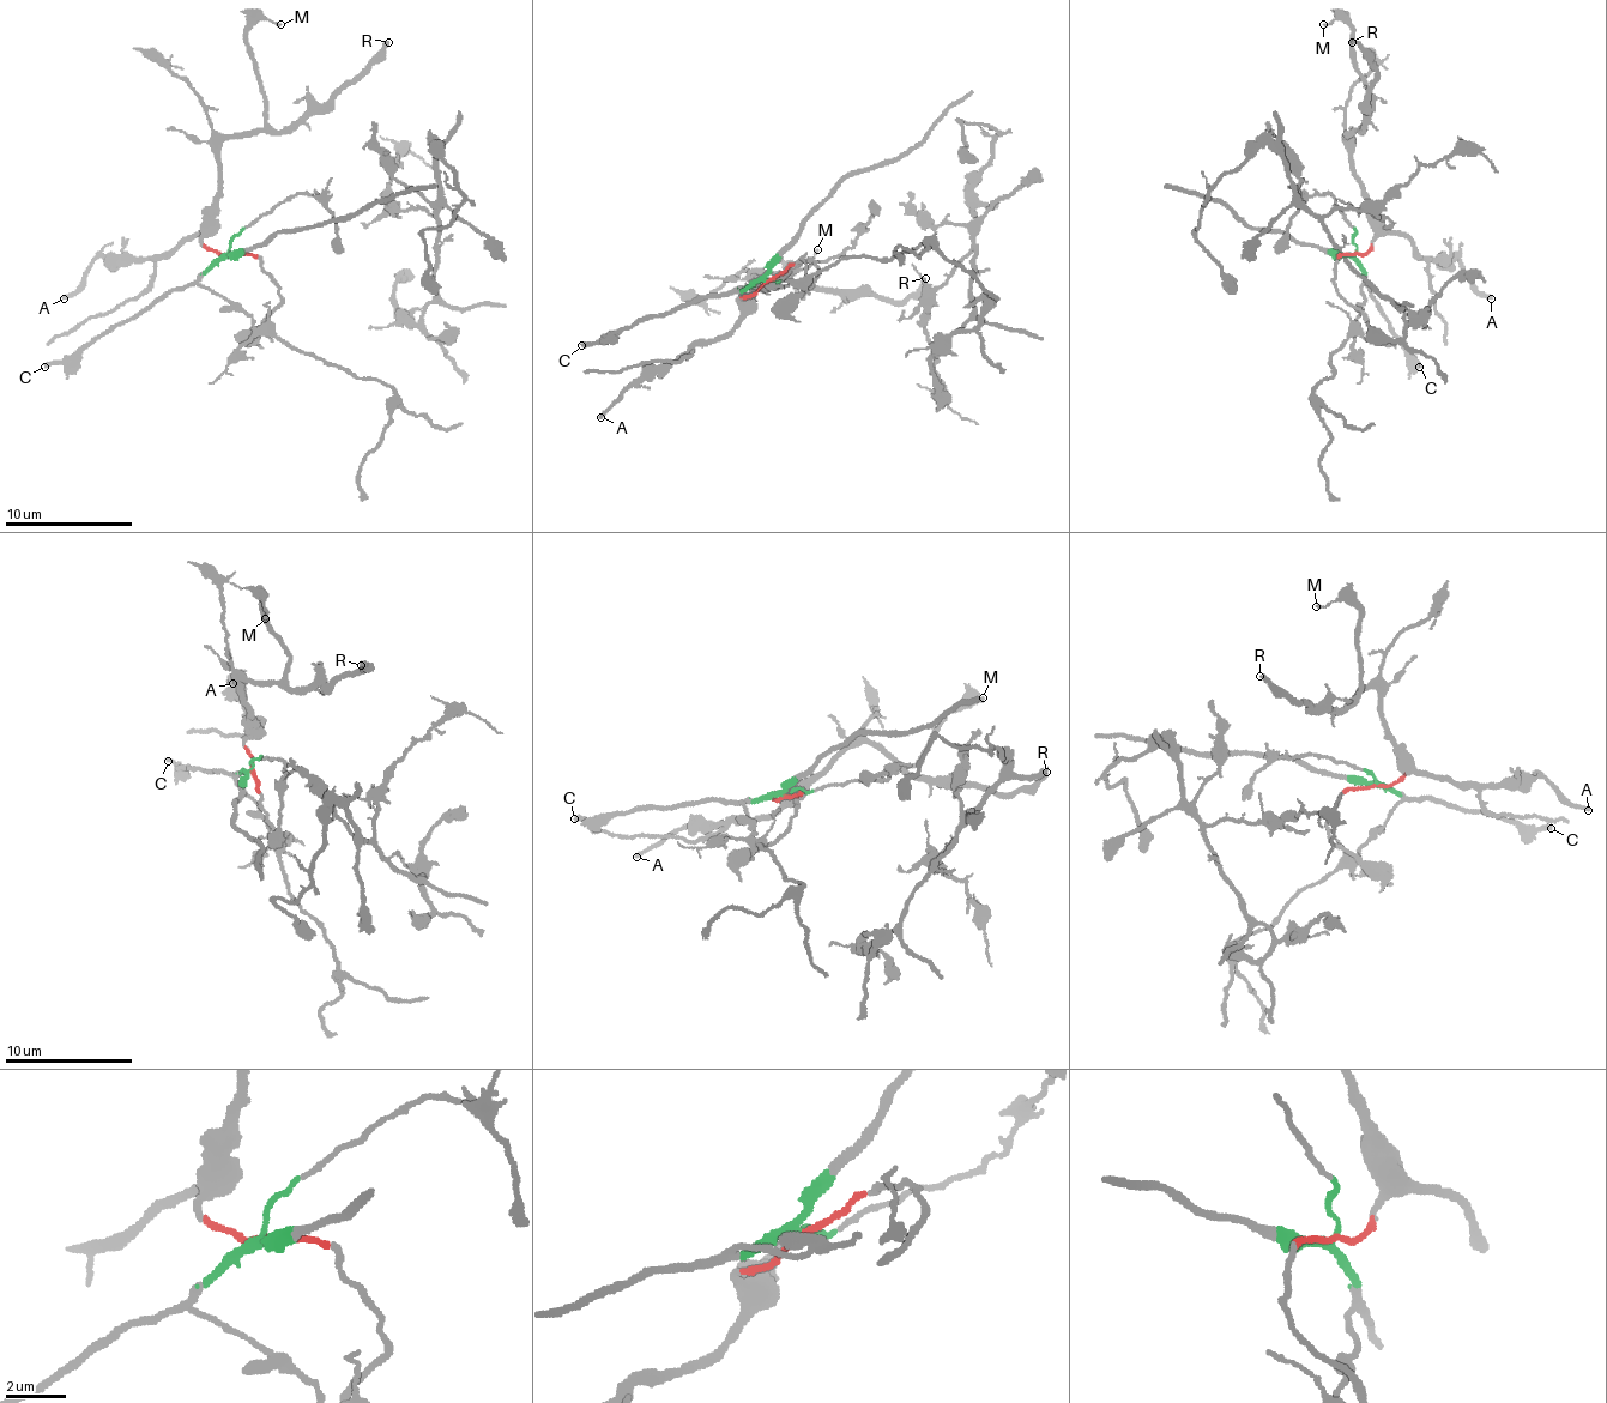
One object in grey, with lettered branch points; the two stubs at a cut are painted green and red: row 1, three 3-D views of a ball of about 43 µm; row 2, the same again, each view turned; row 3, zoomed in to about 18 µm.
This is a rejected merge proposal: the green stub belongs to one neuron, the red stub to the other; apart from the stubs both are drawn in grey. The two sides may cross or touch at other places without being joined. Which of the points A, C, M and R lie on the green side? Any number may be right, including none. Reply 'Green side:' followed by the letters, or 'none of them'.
Green side: C

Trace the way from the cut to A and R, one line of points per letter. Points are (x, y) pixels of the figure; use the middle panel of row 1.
A: (767, 284), (738, 300), (741, 319), (731, 328), (687, 348), (668, 364), (652, 364), (600, 418)
R: (767, 284), (738, 300), (763, 274), (873, 290), (905, 303), (924, 277)

